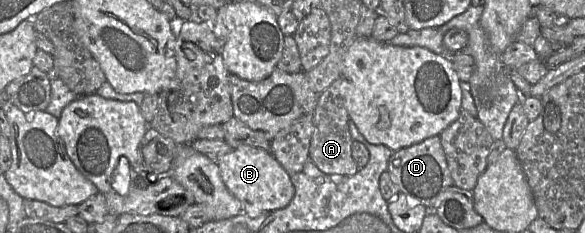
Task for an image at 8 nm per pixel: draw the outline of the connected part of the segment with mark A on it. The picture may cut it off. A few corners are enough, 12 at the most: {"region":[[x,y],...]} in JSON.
{"region":[[342,78],[318,96],[309,159],[354,175]]}

